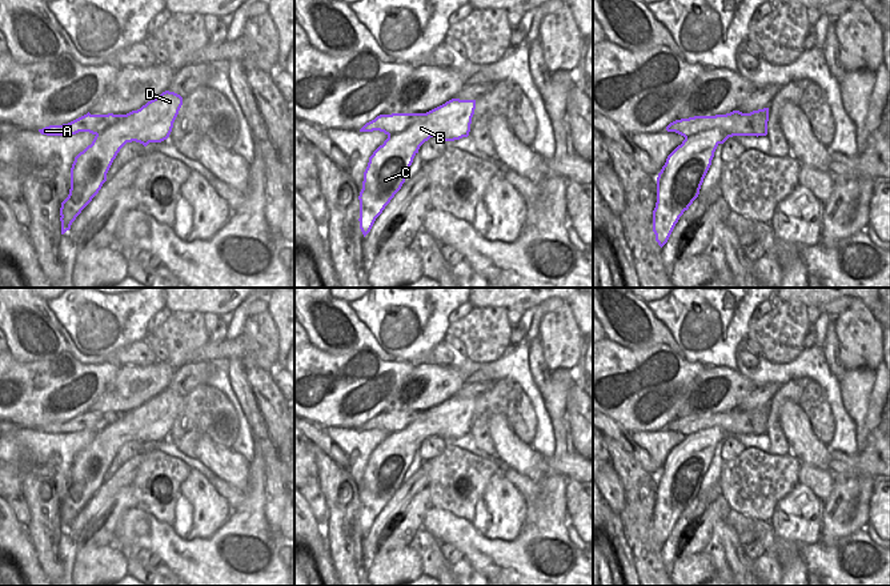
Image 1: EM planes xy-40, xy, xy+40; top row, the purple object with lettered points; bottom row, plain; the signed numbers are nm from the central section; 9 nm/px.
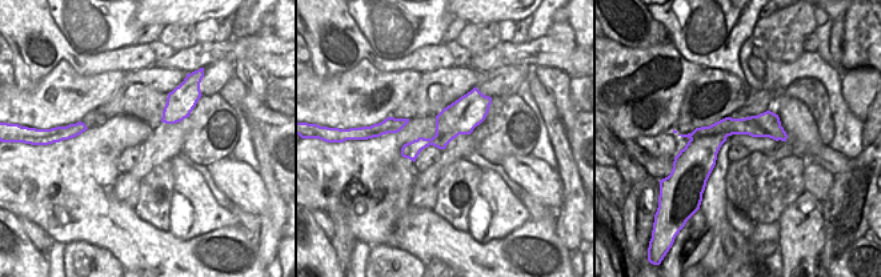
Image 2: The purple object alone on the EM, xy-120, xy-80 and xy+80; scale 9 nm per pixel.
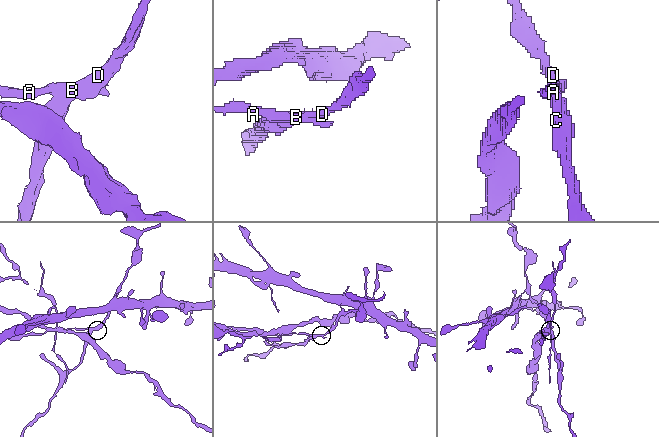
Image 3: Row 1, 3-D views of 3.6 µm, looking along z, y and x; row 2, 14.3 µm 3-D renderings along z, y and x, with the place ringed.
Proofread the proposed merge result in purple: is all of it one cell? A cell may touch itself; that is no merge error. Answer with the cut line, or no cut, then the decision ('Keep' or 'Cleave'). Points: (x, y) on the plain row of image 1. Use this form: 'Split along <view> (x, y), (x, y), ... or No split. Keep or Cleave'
Split along xy+40 (710, 417), (709, 428), (689, 433), (685, 437). Cleave

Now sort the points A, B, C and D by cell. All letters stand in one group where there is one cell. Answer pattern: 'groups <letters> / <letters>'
groups A / B C D

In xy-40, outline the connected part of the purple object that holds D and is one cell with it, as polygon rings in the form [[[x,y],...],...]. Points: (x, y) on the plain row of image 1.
[[[165,389],[127,413],[95,413],[97,418],[111,418],[112,424],[96,433],[92,442],[75,455],[69,493],[60,506],[61,533],[71,527],[76,515],[99,491],[120,447],[132,440],[147,445],[167,438],[181,404],[180,393]]]

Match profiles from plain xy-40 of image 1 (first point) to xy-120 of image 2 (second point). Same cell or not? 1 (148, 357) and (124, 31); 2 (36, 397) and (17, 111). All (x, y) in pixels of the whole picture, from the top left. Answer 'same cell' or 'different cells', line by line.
1: different cells
2: same cell

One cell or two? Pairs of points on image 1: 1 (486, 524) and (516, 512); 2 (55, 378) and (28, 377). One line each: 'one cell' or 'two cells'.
1: one cell
2: one cell

